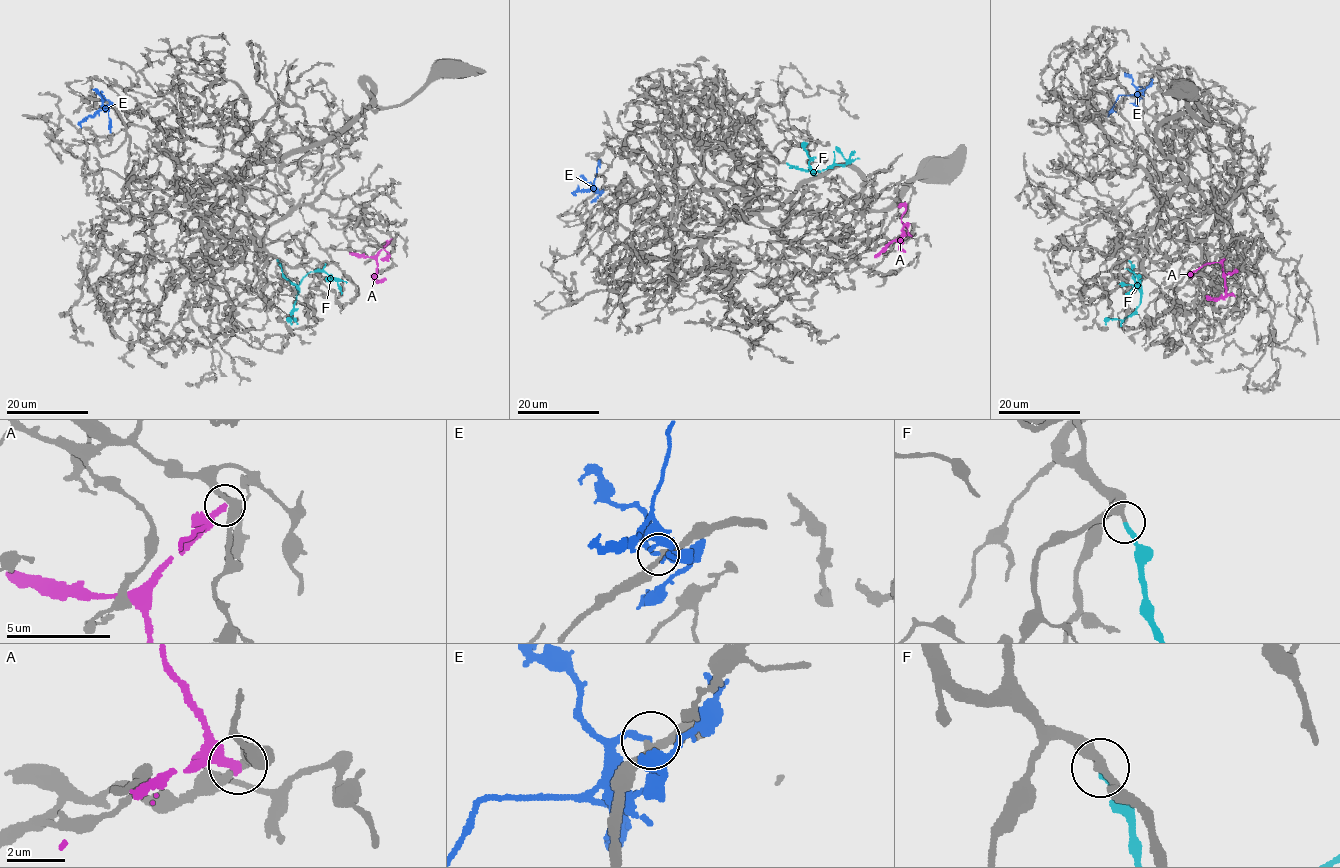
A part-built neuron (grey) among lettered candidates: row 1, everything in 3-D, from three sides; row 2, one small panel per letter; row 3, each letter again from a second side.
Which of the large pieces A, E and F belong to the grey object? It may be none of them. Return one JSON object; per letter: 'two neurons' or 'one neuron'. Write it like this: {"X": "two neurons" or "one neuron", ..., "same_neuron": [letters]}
{"A": "two neurons", "E": "one neuron", "F": "one neuron", "same_neuron": ["E", "F"]}

